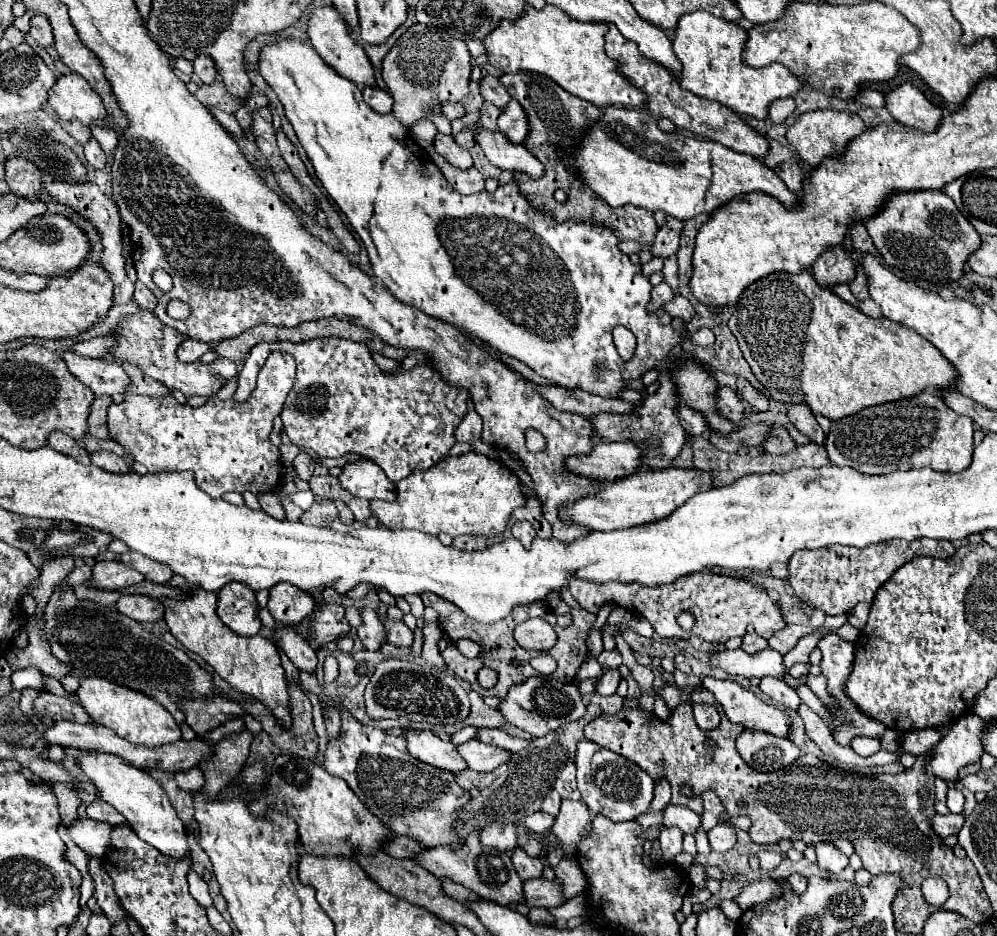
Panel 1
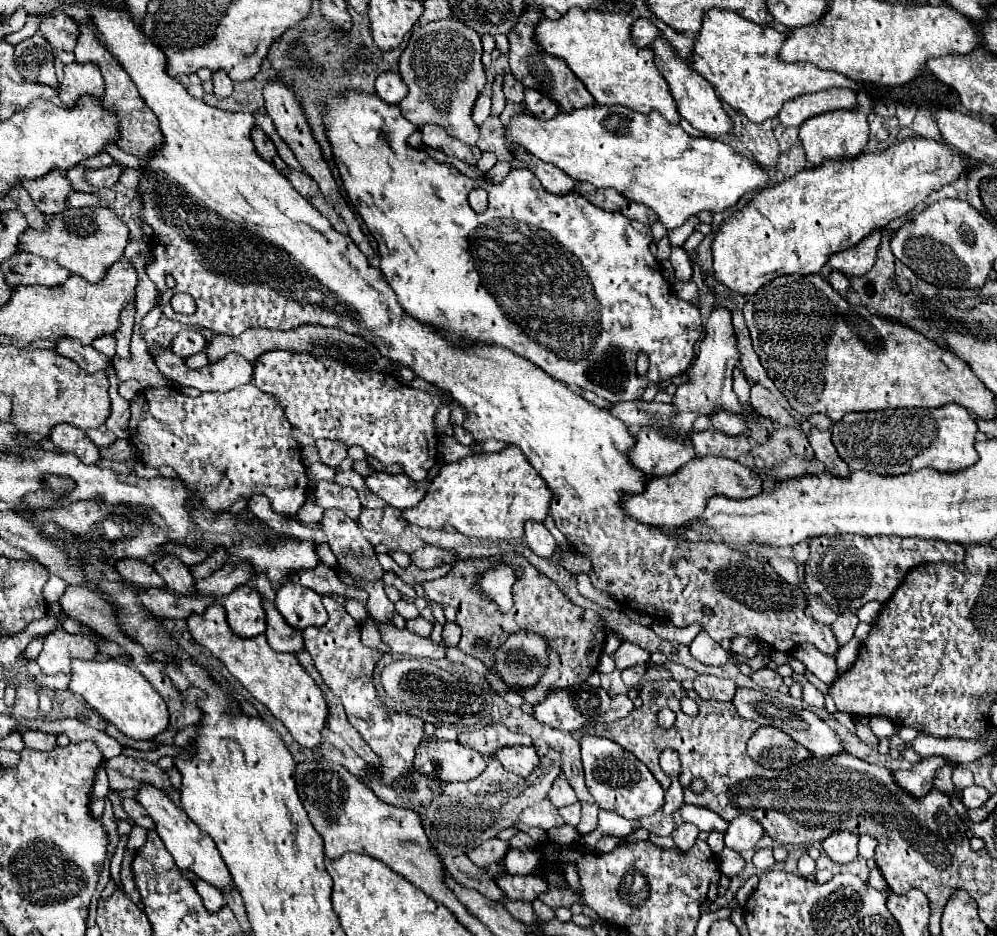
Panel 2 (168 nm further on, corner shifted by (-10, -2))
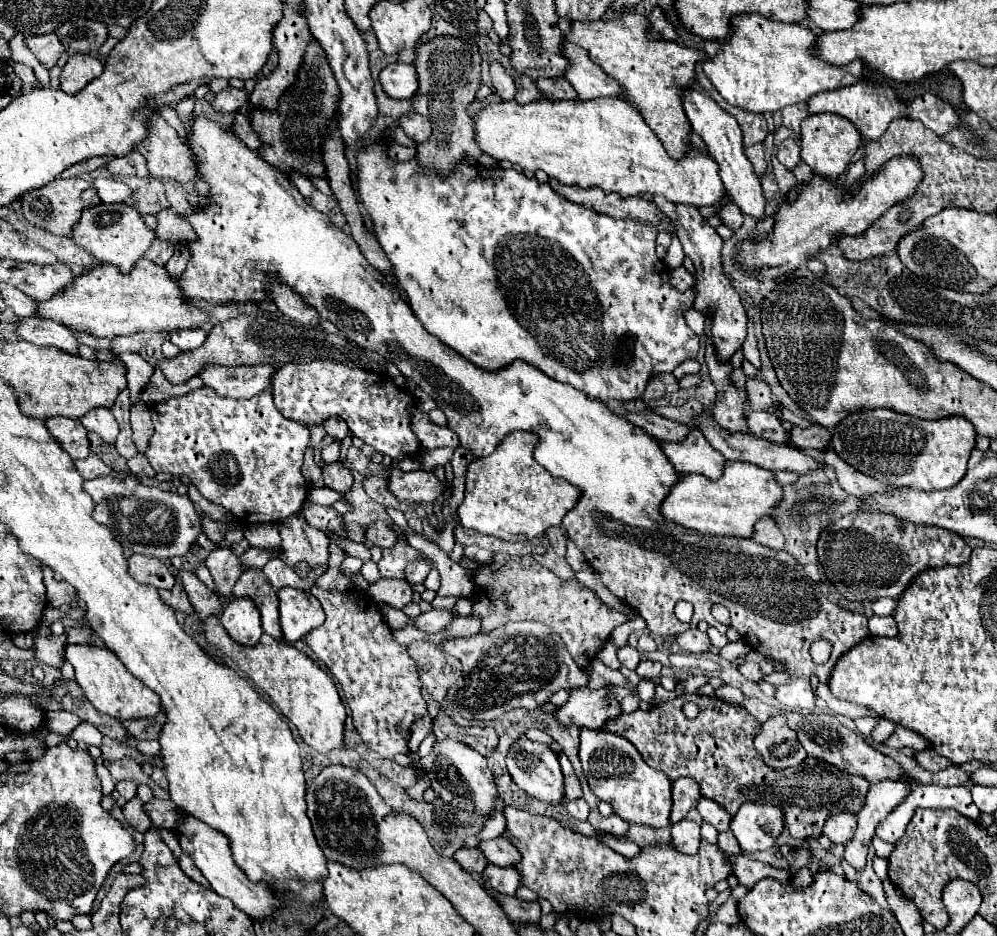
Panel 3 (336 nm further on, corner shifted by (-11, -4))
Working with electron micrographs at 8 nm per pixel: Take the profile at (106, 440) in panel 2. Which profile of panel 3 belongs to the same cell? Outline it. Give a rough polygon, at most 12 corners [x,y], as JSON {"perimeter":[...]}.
{"perimeter":[[91,410],[81,424],[107,444],[119,436],[111,410]]}

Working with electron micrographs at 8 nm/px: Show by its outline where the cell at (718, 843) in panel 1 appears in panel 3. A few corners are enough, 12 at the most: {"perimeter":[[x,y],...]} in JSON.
{"perimeter":[[743,804],[731,832],[743,854],[767,850],[783,830],[775,806]]}

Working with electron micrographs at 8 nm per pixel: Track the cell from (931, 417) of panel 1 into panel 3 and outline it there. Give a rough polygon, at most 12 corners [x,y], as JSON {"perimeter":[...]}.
{"perimeter":[[853,412],[831,446],[893,486],[943,490],[965,476],[975,428]]}

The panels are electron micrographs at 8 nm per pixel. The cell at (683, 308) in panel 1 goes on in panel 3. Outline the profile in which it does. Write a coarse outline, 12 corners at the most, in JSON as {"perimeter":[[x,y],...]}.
{"perimeter":[[687,268],[671,270],[671,284],[679,292],[693,288],[695,278]]}

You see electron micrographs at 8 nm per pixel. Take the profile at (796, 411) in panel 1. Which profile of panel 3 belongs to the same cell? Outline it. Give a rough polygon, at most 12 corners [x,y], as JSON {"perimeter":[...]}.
{"perimeter":[[831,446],[823,464],[837,474],[839,486],[857,498],[889,490],[891,484],[859,474]]}

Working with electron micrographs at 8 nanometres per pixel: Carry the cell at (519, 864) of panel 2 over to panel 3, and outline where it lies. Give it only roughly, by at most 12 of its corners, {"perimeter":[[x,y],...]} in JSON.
{"perimeter":[[503,836],[481,842],[495,866],[517,866],[519,850]]}

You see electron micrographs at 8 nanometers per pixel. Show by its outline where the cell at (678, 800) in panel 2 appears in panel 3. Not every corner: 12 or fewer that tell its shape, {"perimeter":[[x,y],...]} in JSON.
{"perimeter":[[691,778],[673,782],[669,822],[675,824],[701,798],[699,784]]}

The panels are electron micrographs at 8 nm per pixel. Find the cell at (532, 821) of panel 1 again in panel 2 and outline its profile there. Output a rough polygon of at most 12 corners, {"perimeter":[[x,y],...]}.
{"perimeter":[[580,802],[564,806],[560,816],[576,826],[580,820]]}

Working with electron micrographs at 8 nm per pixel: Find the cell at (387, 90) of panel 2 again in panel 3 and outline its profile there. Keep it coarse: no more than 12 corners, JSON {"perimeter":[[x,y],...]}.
{"perimeter":[[389,64],[381,70],[383,92],[409,100],[417,90],[411,64]]}

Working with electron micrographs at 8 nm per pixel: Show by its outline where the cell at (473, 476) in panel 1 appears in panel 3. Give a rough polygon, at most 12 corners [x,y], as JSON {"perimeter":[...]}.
{"perimeter":[[511,432],[465,472],[465,530],[533,540],[579,490]]}

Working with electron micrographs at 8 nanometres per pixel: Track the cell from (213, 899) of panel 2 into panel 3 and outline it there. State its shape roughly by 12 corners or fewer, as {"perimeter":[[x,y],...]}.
{"perimeter":[[181,856],[181,870],[203,888],[209,888],[209,882],[195,868],[193,860]]}

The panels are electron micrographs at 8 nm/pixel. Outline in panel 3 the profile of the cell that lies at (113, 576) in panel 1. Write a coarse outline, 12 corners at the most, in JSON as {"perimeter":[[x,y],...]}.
{"perimeter":[[129,556],[129,574],[139,584],[171,590],[175,576],[161,560]]}

